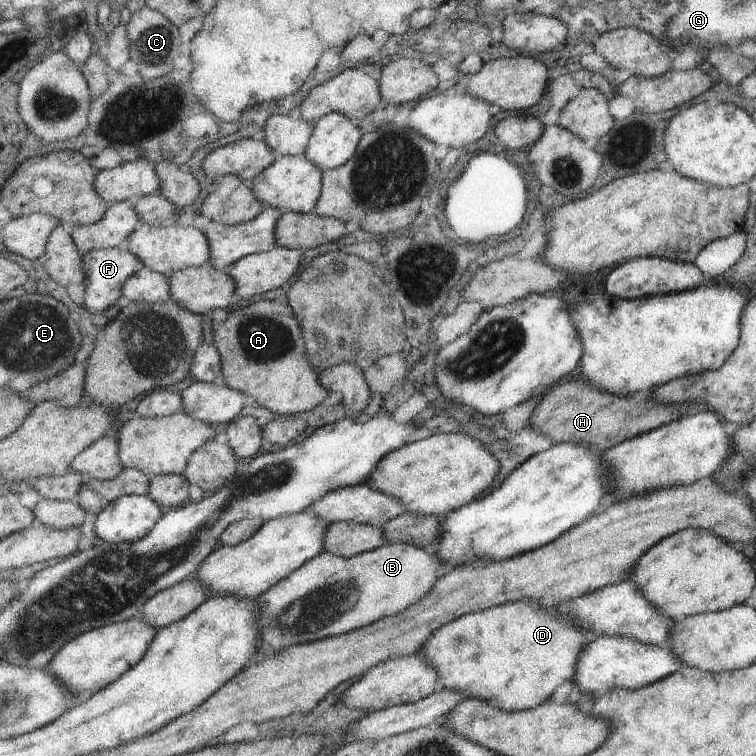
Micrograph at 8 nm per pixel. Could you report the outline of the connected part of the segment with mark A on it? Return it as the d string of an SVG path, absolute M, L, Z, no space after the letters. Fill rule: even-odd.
M262 300L238 310L228 312L224 322L214 328L216 343L213 345L222 358L221 383L249 394L256 402L277 415L297 414L319 406L329 391L319 380L320 372L310 365L306 357L306 344L301 325L294 310L287 303Z

